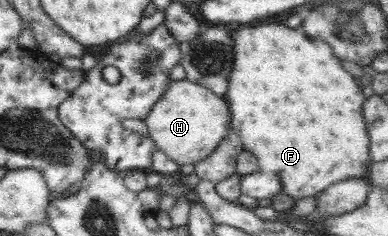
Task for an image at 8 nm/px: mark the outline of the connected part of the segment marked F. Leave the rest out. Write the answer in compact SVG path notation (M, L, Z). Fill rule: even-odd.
M270 23L270 25L236 25L236 29L232 31L232 39L234 39L234 67L230 73L228 93L225 93L224 99L230 113L232 113L231 125L236 134L242 137L244 149L256 157L259 171L276 173L283 184L283 193L290 195L294 200L316 197L324 189L346 179L368 177L367 169L371 161L370 151L368 151L370 139L368 139L369 135L366 133L366 124L362 115L366 97L363 94L360 81L342 67L341 59L333 52L333 49L321 39L310 37L299 29L286 27L286 25L276 25L276 23Z

